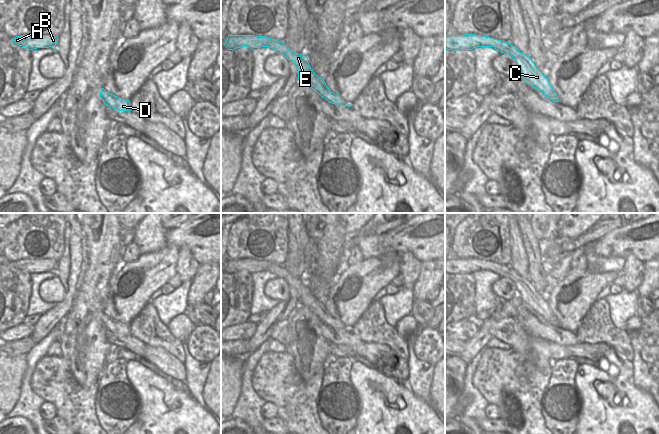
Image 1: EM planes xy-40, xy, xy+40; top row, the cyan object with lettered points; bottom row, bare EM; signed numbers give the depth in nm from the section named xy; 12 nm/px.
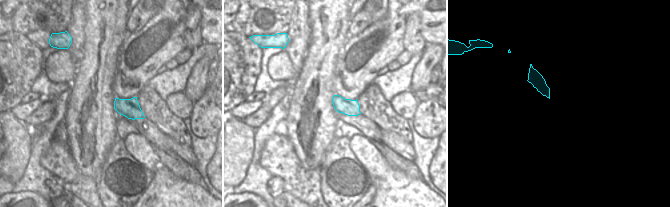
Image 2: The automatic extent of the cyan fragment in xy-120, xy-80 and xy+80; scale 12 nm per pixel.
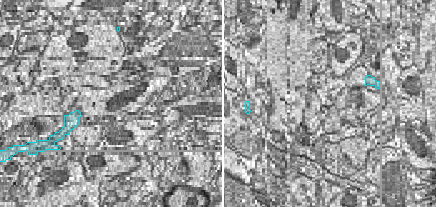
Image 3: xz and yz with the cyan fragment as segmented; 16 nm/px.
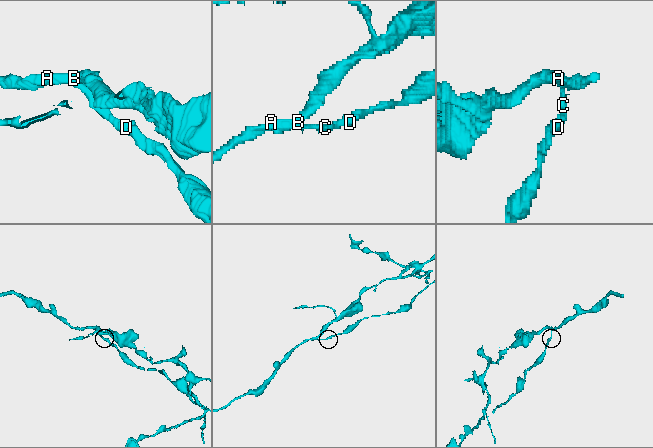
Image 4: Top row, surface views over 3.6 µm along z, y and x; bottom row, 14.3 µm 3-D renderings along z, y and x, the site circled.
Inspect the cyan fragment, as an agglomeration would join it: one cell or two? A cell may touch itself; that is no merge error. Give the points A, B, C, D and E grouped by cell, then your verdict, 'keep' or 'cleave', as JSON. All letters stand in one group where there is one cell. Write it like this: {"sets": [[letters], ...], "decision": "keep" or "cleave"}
{"sets": [["A", "B"], ["C", "D", "E"]], "decision": "cleave"}

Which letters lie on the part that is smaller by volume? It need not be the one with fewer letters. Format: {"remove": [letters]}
{"remove": ["C", "D", "E"]}

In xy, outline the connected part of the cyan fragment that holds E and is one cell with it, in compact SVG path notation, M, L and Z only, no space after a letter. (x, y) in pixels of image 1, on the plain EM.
M273 269L270 272L278 278L285 279L288 284L292 284L298 291L298 303L309 309L321 321L332 328L351 331L351 329L346 327L339 319L331 316L324 303L315 298L308 287L308 280L303 281L301 278L292 275L288 270L279 271Z

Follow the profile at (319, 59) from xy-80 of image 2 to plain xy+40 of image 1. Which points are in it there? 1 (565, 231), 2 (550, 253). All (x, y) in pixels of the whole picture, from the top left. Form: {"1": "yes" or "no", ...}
{"1": "no", "2": "yes"}

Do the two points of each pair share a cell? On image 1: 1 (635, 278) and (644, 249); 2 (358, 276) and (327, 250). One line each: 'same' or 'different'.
1: different
2: different

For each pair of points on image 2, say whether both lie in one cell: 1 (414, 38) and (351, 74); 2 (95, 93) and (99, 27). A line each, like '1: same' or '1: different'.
1: different
2: same

